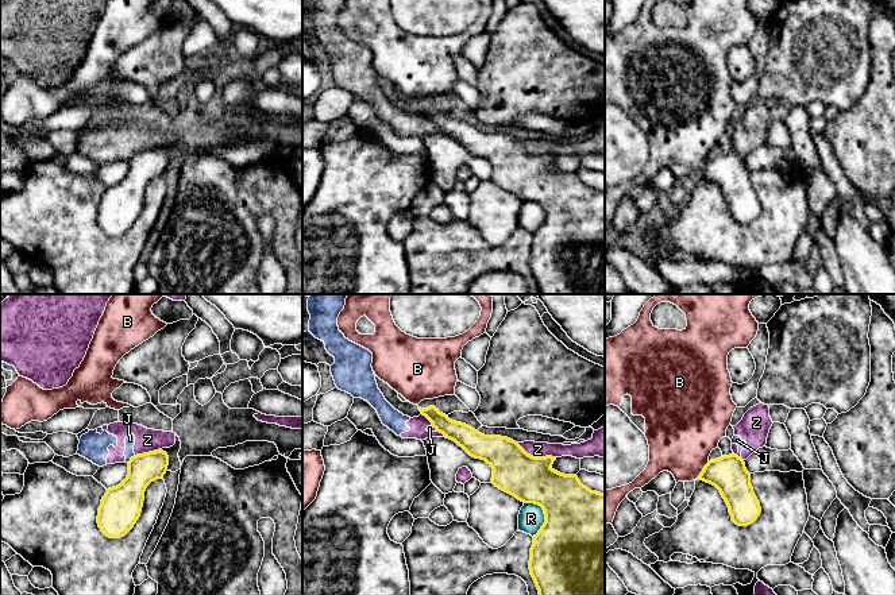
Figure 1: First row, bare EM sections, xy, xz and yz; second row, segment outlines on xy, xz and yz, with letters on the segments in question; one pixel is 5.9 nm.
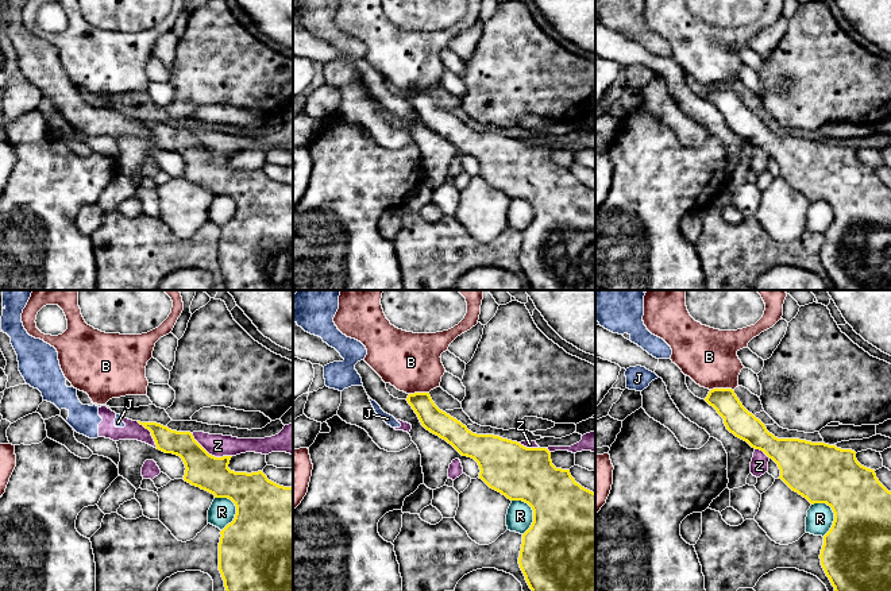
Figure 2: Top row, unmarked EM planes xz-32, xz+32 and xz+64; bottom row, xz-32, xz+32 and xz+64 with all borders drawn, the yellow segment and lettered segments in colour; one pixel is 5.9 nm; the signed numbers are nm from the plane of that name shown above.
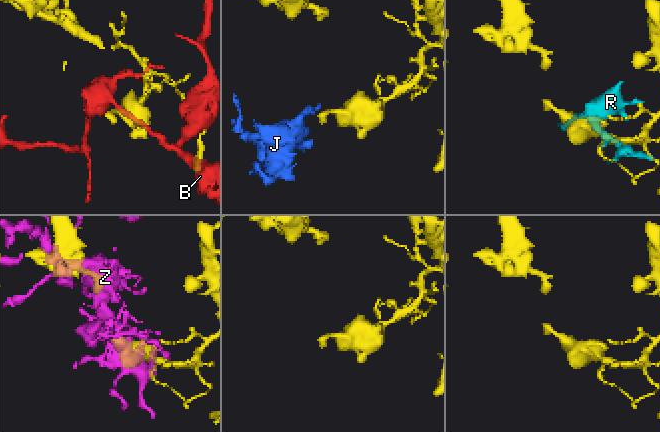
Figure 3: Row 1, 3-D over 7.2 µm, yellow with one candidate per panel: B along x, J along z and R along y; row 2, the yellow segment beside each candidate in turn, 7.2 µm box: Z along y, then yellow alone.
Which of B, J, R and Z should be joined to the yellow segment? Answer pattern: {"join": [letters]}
{"join": []}

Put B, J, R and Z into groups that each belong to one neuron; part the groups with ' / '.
B / J Z / R

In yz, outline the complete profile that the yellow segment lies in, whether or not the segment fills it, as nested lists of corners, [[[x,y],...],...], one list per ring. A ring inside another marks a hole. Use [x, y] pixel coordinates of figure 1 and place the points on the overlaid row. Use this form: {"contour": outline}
{"contour": [[[737,455],[710,460],[697,479],[720,490],[736,525],[748,526],[760,515],[761,507],[751,484],[751,474]]]}

